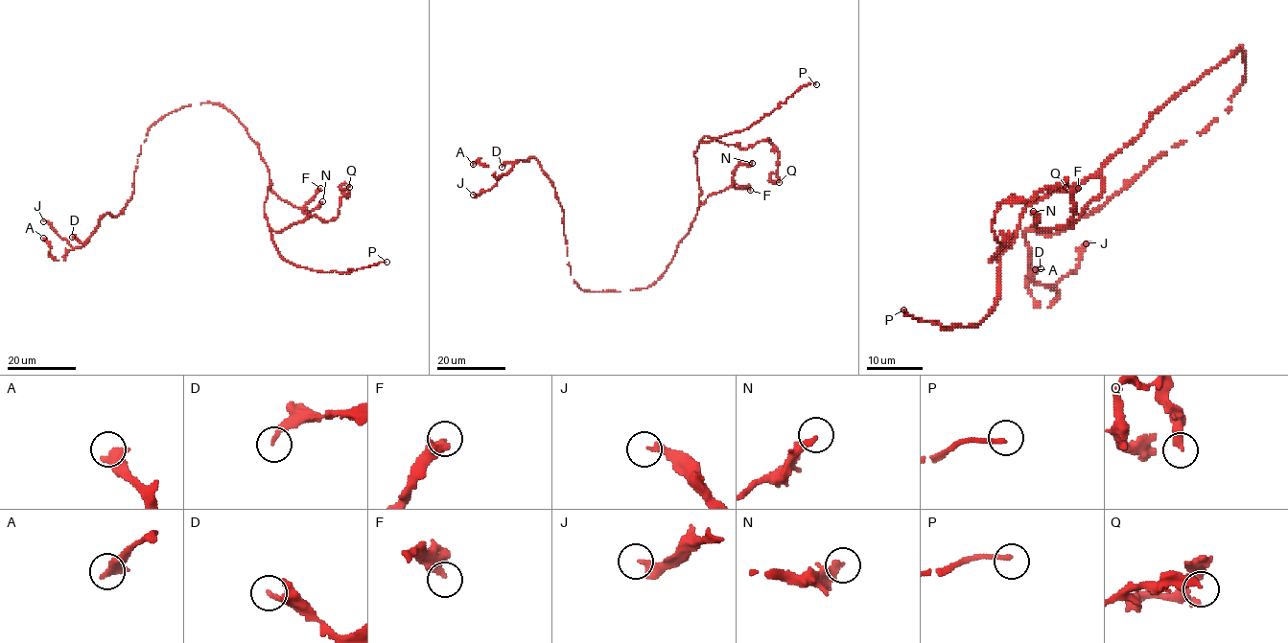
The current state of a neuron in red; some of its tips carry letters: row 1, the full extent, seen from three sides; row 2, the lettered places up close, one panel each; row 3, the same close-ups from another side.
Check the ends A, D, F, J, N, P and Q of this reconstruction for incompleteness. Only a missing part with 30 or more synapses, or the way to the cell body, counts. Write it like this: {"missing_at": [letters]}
{"missing_at": []}

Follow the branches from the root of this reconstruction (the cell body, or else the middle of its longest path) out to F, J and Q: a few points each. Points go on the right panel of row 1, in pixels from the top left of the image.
F: (1233, 53), (1150, 116), (1144, 130), (1104, 166), (1102, 193), (1072, 220), (1072, 194), (1078, 188)
J: (1233, 53), (1245, 82), (1230, 107), (1083, 218), (1027, 230), (1029, 274), (1054, 287), (1086, 243)
Q: (1233, 53), (1096, 172), (1033, 200), (990, 262), (1008, 236), (998, 241), (993, 229), (1003, 202), (1065, 187)

